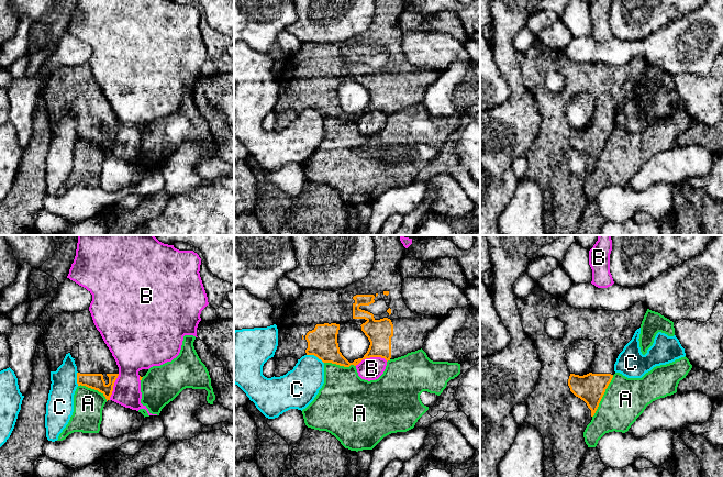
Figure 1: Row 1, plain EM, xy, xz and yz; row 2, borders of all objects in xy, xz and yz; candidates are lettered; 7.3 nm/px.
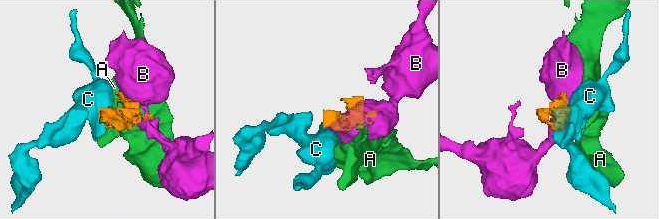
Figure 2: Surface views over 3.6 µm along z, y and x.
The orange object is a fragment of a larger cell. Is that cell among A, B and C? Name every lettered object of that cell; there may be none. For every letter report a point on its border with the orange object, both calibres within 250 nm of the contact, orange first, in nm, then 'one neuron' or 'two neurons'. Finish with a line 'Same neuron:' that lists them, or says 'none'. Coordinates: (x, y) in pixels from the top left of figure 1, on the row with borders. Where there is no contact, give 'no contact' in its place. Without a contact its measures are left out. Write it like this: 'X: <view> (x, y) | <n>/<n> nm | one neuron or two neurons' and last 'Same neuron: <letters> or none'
A: yz (602, 396) | 200/320 nm | two neurons
B: xz (370, 356) | 190/160 nm | two neurons
C: xz (315, 355) | 220/260 nm | two neurons
Same neuron: none

